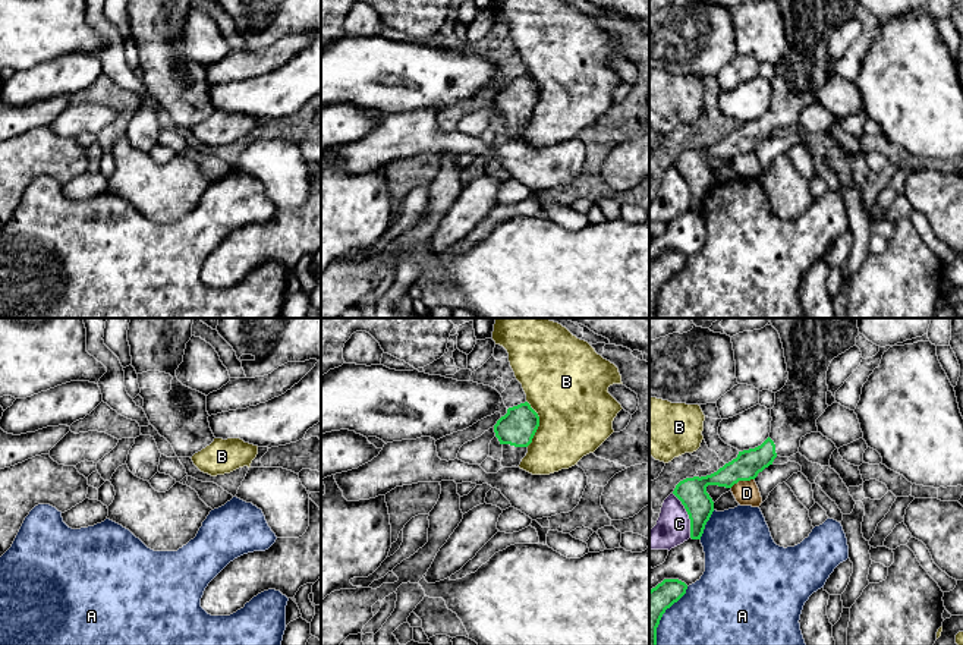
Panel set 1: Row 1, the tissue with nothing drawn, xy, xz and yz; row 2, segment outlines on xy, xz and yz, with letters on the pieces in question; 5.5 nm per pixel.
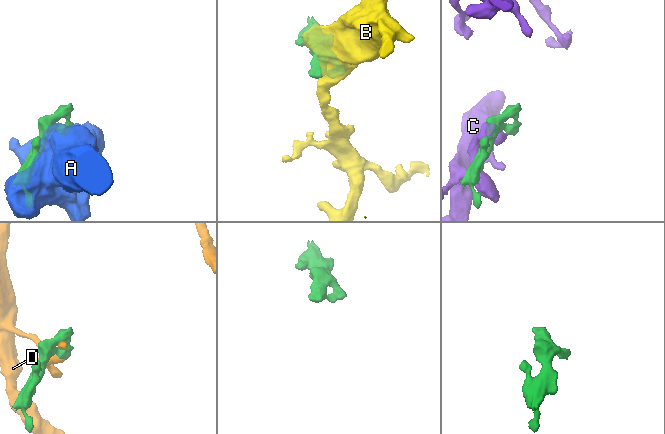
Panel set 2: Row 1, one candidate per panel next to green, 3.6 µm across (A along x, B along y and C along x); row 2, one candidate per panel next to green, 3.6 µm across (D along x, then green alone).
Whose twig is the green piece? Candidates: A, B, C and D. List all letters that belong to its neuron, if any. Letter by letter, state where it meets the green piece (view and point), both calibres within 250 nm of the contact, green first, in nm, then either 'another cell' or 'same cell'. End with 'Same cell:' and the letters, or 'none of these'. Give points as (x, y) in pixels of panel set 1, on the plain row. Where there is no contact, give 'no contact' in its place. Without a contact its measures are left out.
A: yz (705, 195) | 160/380 nm | another cell
B: xz (538, 96) | 200/440 nm | another cell
C: yz (688, 185) | 160/190 nm | another cell
D: yz (742, 151) | 150/140 nm | another cell
Same cell: none of these

